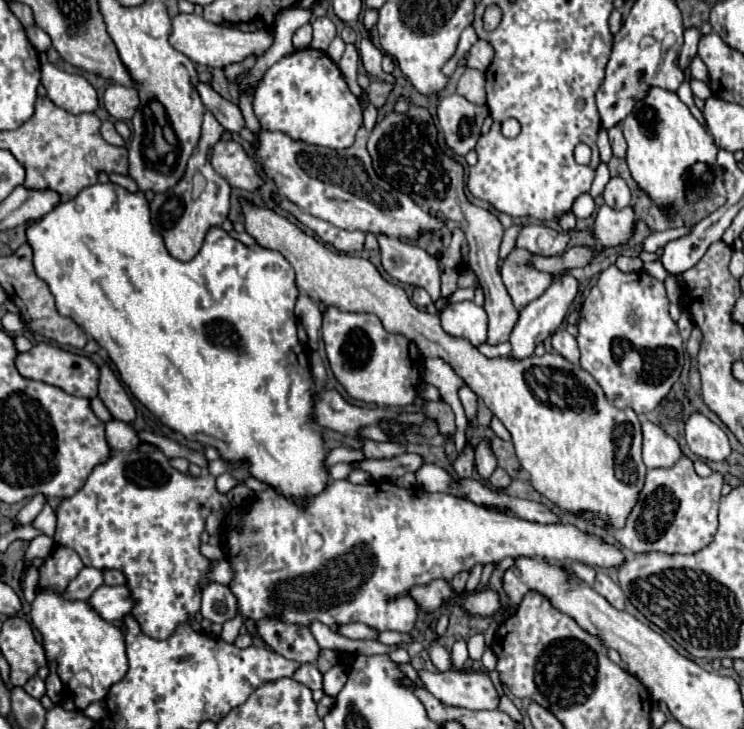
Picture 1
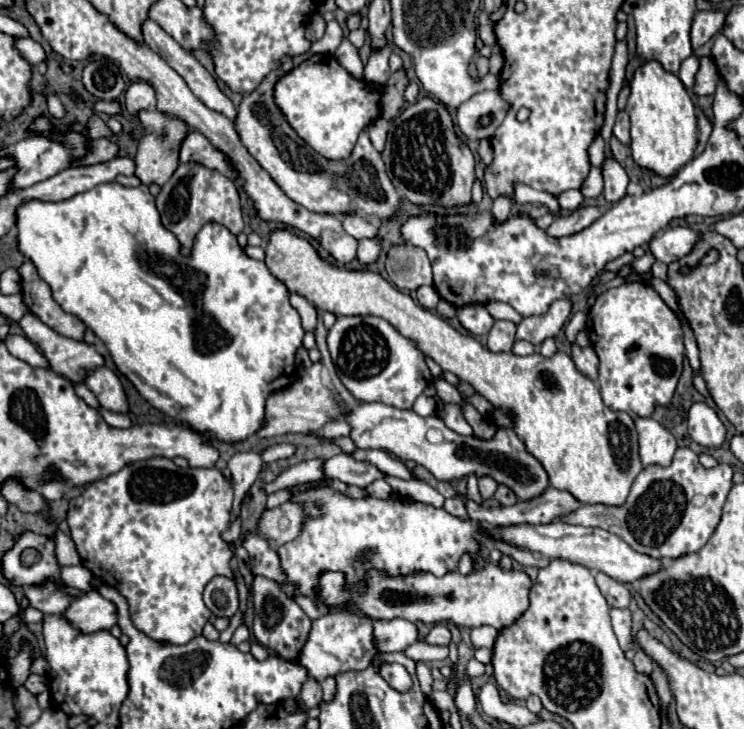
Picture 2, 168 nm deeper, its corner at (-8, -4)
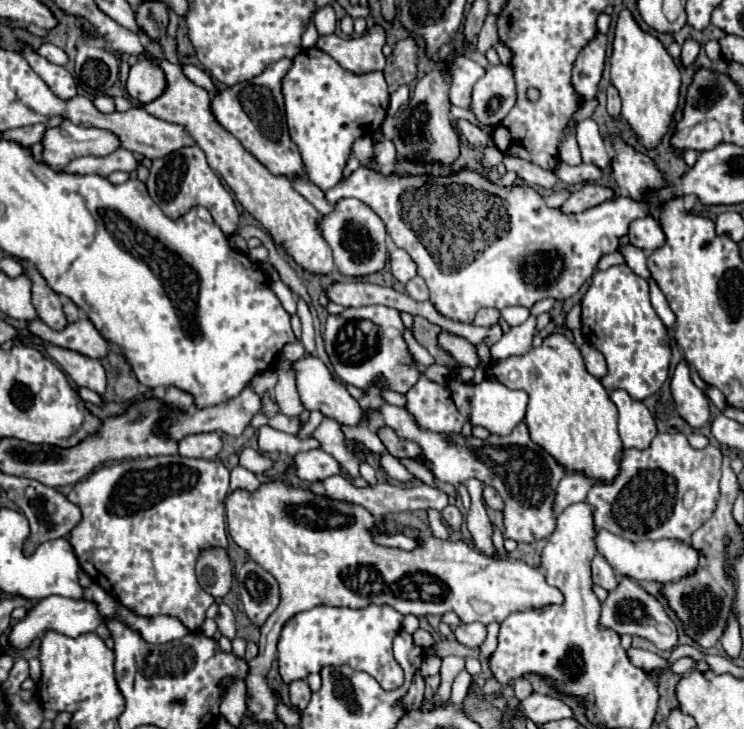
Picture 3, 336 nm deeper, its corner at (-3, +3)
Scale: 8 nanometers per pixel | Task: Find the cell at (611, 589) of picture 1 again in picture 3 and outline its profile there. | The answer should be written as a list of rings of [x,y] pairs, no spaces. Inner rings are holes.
[[[597,554],[591,560],[591,576],[593,576],[593,584],[599,584],[605,590],[613,590],[617,586],[615,572],[613,572],[613,568],[607,564],[607,560],[601,554]]]

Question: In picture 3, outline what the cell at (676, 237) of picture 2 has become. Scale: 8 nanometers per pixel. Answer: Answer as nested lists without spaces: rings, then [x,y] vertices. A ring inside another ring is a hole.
[[[653,216],[637,218],[629,224],[629,240],[633,246],[651,252],[659,248],[659,244],[663,244],[663,230]]]

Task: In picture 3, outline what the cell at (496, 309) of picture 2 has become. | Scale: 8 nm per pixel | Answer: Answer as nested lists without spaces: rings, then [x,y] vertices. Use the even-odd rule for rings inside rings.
[[[509,306],[505,310],[501,310],[501,316],[509,322],[509,326],[519,326],[527,320],[529,316],[529,310],[523,308],[523,306]]]

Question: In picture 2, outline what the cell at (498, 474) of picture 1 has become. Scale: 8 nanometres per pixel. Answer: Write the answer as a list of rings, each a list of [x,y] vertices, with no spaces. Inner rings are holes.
[[[498,485],[494,497],[496,497],[496,501],[498,501],[500,505],[514,505],[514,503],[518,501],[516,493],[514,493],[510,487],[506,487],[506,485]]]

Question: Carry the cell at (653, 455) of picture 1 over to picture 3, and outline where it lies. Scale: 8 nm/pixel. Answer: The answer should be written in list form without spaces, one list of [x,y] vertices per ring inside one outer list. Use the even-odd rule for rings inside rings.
[[[625,390],[609,394],[619,410],[619,436],[625,448],[647,448],[657,434],[655,420],[643,402],[633,400]]]

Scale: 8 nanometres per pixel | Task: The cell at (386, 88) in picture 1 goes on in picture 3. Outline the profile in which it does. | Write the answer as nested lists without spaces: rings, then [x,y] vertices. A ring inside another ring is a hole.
[[[413,36],[399,40],[393,48],[393,54],[387,58],[383,76],[389,84],[389,92],[395,92],[399,86],[409,84],[417,76],[417,42]]]

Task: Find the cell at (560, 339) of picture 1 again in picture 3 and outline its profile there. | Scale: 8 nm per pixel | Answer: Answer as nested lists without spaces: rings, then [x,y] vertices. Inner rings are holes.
[[[583,344],[581,346],[581,354],[583,354],[583,360],[585,360],[585,366],[589,370],[589,374],[593,374],[595,378],[603,378],[607,374],[607,362],[605,362],[605,356],[595,350],[591,344]]]

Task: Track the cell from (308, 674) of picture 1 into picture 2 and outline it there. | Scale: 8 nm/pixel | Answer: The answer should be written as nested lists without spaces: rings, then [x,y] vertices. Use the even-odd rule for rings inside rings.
[[[310,677],[310,679],[304,683],[302,691],[300,691],[300,699],[304,701],[306,707],[314,707],[314,705],[322,703],[322,687],[320,687],[320,683]]]

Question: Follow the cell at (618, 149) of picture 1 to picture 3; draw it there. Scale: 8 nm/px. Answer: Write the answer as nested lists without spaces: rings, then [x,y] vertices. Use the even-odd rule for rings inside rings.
[[[615,86],[607,88],[607,112],[611,116],[619,116],[621,114],[621,98],[619,98],[619,92],[617,92]]]

